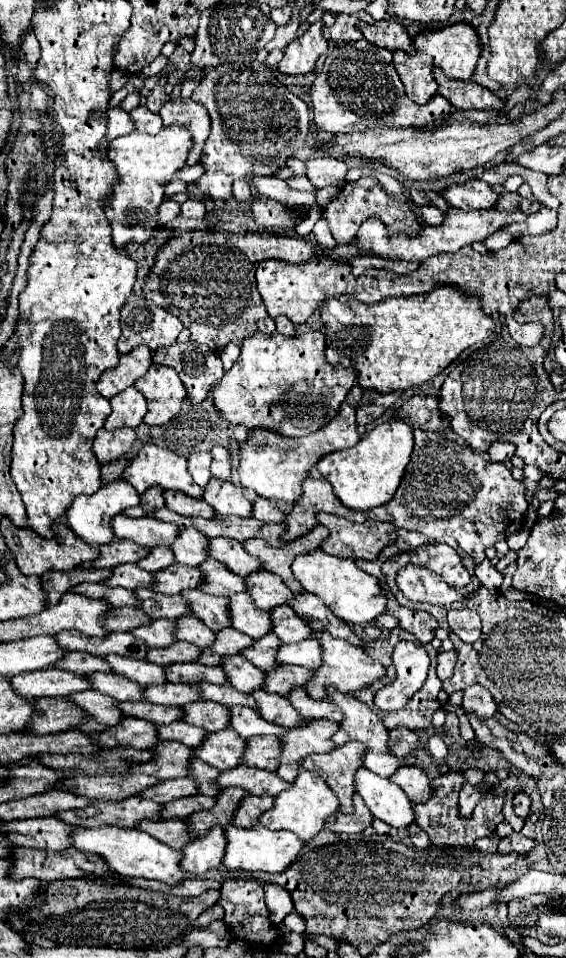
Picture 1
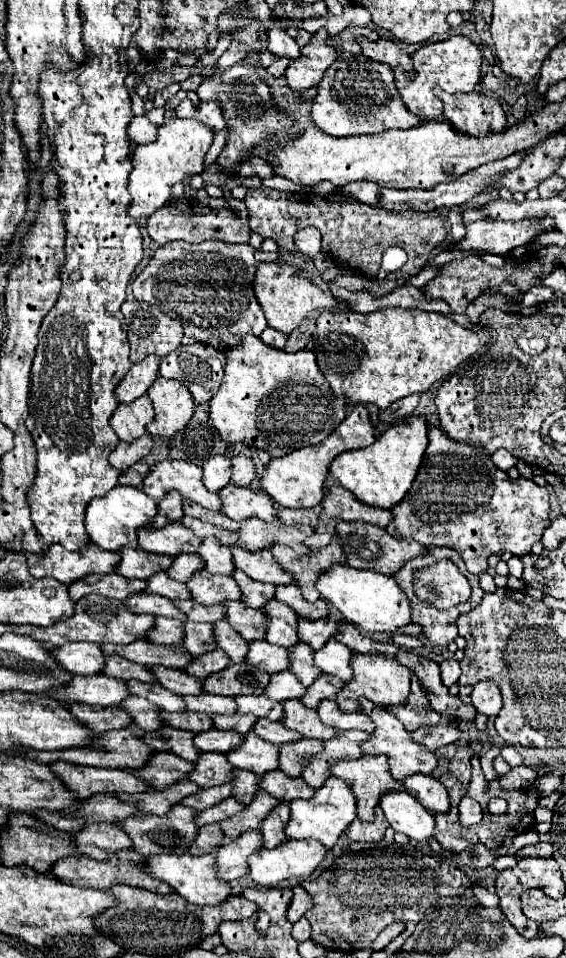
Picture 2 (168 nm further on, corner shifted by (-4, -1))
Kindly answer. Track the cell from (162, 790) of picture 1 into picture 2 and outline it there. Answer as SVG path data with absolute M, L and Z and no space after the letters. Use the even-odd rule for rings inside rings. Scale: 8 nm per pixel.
M229 783L227 785L217 785L217 787L209 787L209 789L199 789L197 793L191 793L187 797L183 797L181 805L187 805L187 807L193 807L193 809L201 811L201 809L207 809L215 803L221 803L229 795L231 795Z

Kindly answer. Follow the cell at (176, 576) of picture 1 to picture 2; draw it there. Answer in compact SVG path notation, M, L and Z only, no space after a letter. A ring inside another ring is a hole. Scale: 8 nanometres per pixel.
M205 569L197 571L187 583L191 599L203 605L215 605L227 599L239 599L241 591L229 575L213 575Z

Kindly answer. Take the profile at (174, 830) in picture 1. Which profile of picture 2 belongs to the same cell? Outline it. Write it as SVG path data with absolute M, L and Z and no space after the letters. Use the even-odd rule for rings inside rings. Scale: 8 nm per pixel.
M217 823L201 825L187 851L191 855L203 855L203 853L211 853L221 843L223 843L223 835L221 835L221 829L217 827Z

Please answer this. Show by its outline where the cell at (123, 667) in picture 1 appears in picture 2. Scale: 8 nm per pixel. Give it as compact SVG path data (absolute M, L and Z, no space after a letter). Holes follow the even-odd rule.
M151 667L151 673L161 687L165 687L177 695L199 695L199 693L203 693L201 681L197 677L191 677L189 673L185 673L181 669Z

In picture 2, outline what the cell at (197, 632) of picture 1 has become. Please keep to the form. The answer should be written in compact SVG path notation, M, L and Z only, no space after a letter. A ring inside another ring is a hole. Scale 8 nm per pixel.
M223 619L213 623L213 639L217 647L229 655L231 663L241 663L245 659L247 641L241 639L241 635L237 635Z

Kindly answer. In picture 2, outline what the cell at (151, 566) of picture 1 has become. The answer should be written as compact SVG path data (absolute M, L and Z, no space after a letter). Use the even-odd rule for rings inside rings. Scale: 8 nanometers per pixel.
M183 553L183 555L173 557L173 563L171 563L171 567L169 567L165 573L167 573L171 579L183 583L185 579L189 579L189 575L193 575L193 573L199 571L199 569L203 569L201 559L199 559L195 553Z

